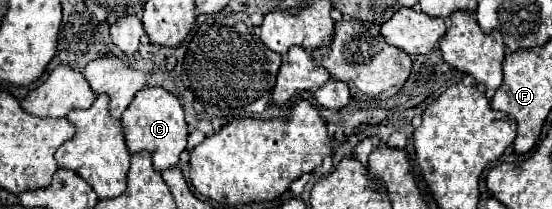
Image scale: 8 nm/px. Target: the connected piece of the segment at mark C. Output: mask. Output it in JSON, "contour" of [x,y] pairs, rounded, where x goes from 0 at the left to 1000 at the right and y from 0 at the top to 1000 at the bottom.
{"contour":[[[290,411],[261,421],[257,440],[250,440],[250,459],[239,478],[239,498],[221,545],[217,584],[221,584],[221,622],[225,622],[228,708],[239,737],[246,737],[254,718],[268,718],[275,737],[275,794],[286,823],[315,804],[322,785],[326,727],[337,718],[341,603],[333,584],[333,526],[322,488],[322,469]]]}

